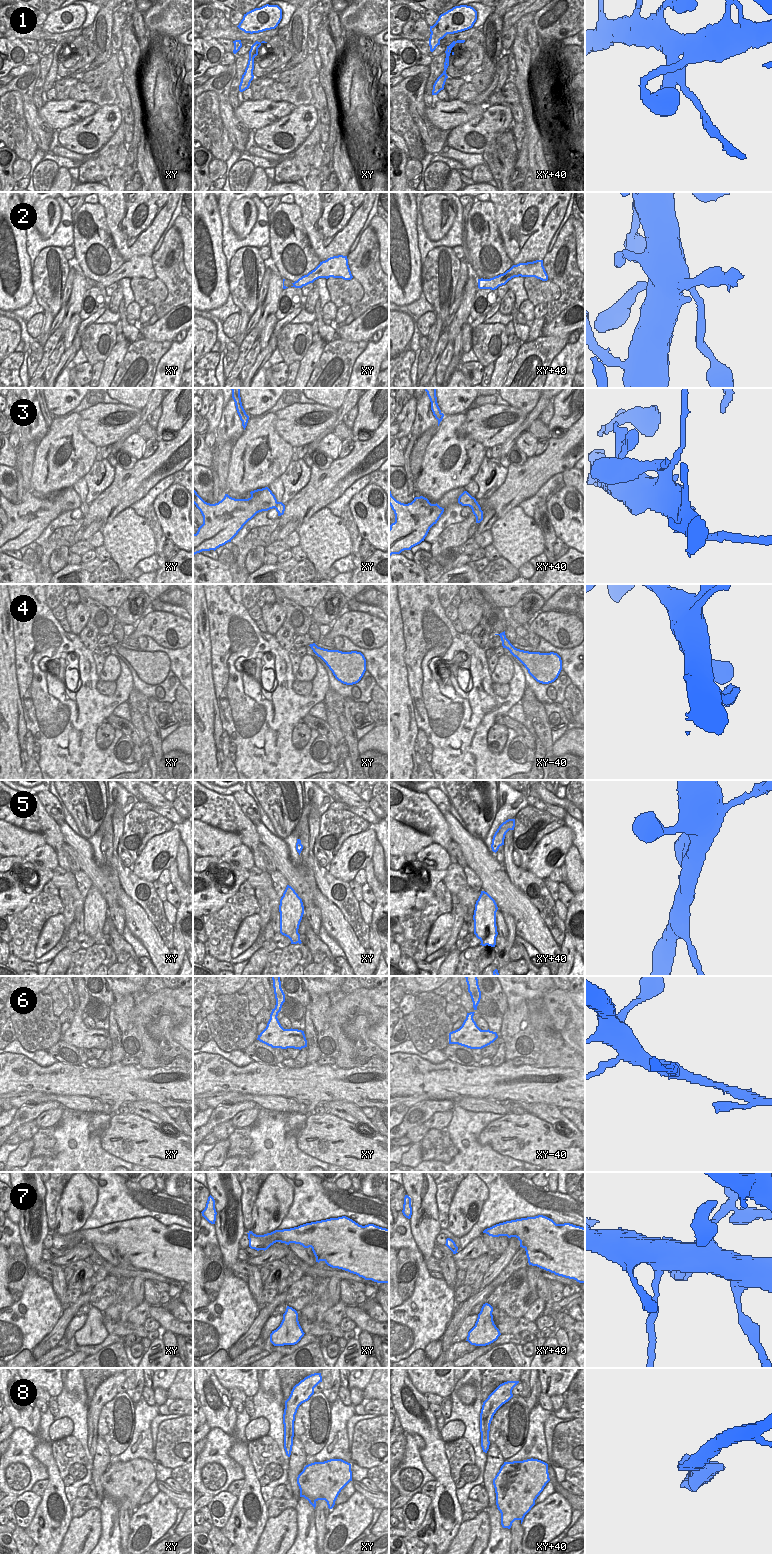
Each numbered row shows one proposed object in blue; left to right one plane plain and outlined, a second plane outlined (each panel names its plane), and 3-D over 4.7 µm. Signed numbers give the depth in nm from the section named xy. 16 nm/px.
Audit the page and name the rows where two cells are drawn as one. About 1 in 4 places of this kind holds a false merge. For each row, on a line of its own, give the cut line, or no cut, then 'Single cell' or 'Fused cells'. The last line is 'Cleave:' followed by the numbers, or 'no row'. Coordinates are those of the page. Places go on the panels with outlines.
1: Split along xy (241, 78), (244, 81), (250, 82). Fused cells
2: No split. Single cell
3: Split along xy+40 (474, 498), (471, 508). Fused cells
4: No split. Single cell
5: No split. Single cell
6: No split. Single cell
7: Split along xy+40 (446, 1242), (448, 1245), (456, 1247). Fused cells
8: No split. Single cell
Cleave: 1, 3, 7

